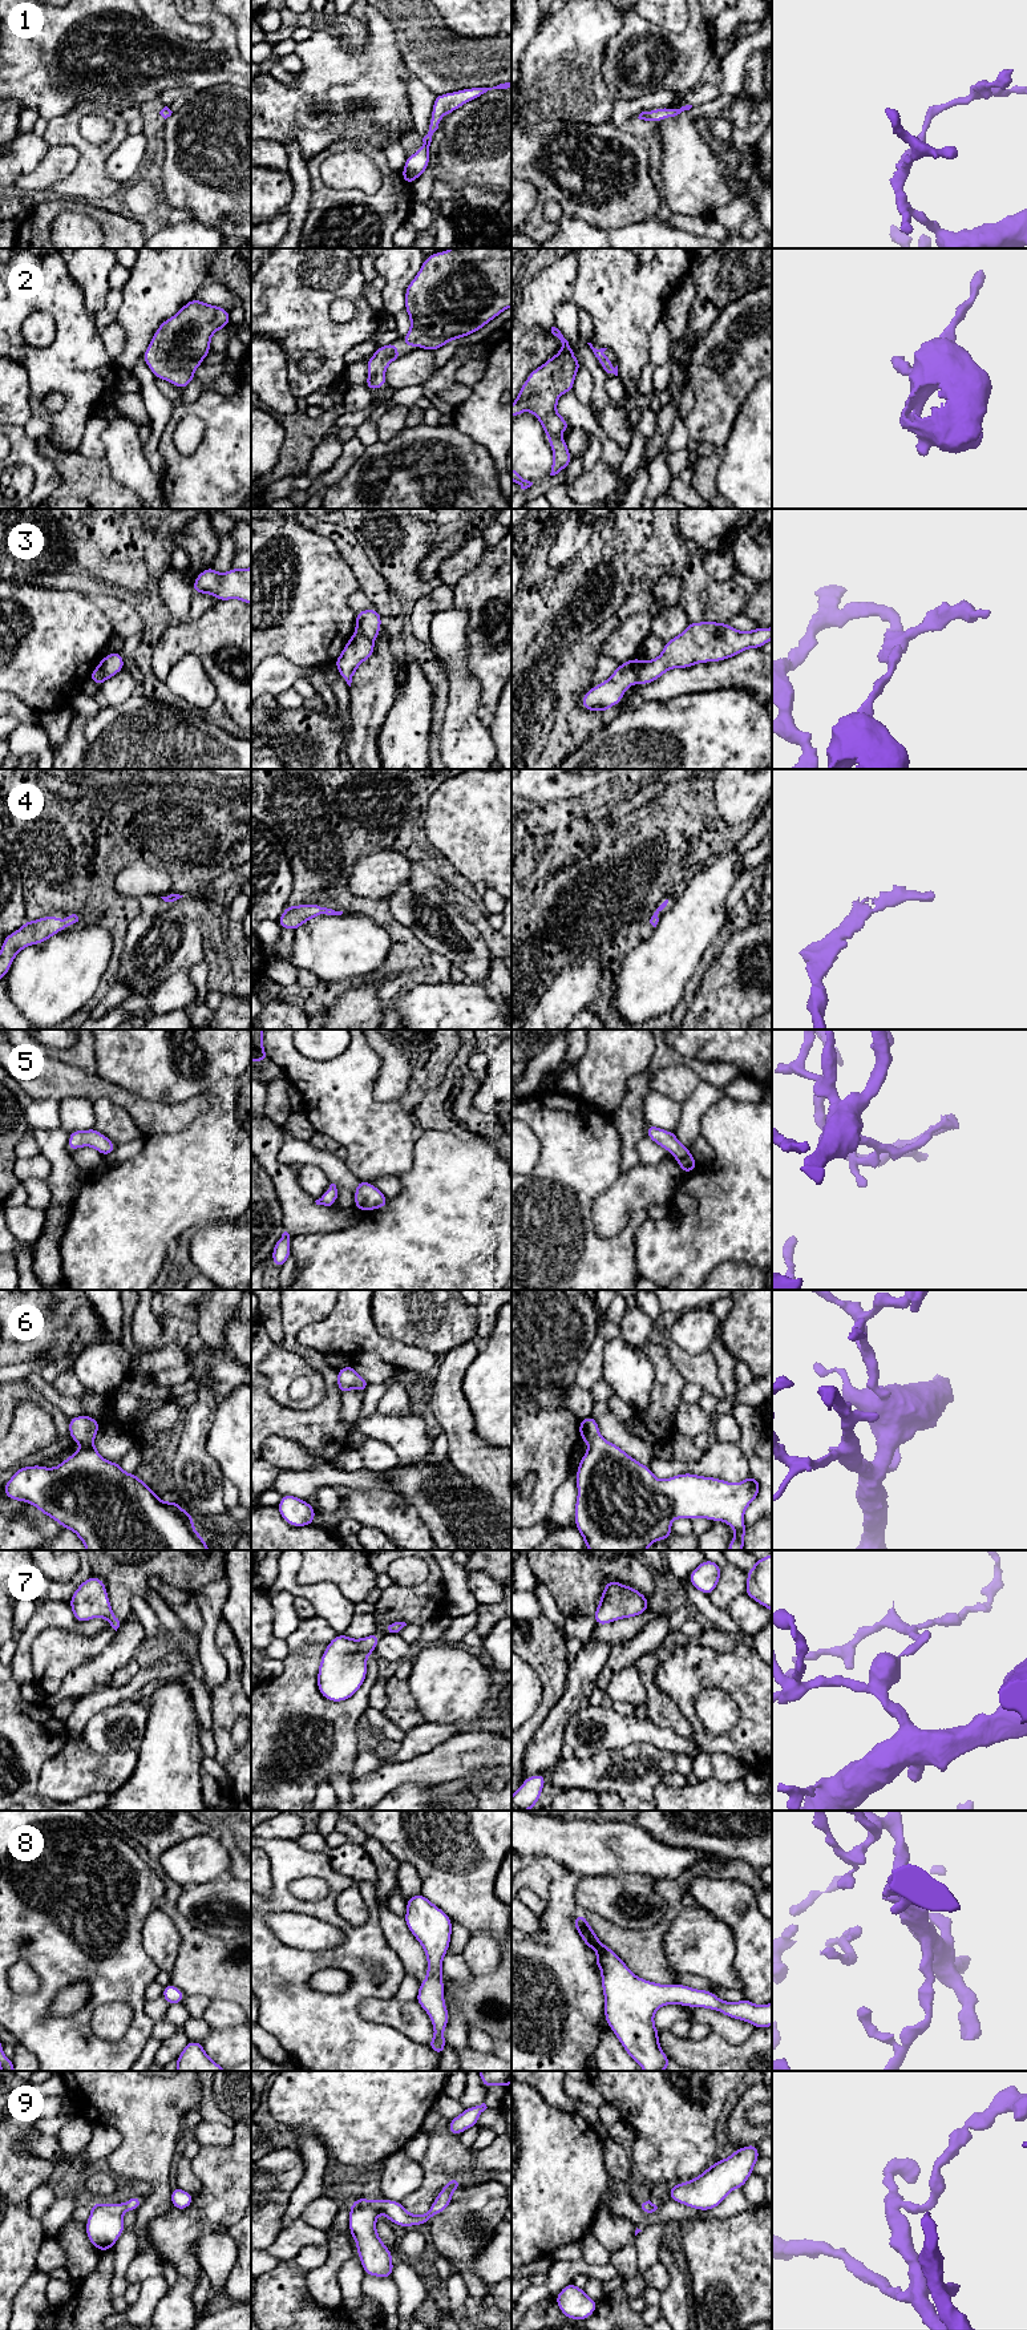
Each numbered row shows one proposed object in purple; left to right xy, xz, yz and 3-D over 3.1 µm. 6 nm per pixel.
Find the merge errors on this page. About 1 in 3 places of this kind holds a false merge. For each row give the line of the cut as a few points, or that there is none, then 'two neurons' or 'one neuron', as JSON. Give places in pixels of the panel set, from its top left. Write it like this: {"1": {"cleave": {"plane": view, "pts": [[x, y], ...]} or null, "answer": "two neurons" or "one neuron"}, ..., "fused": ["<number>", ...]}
{"1": {"cleave": null, "answer": "one neuron"}, "2": {"cleave": null, "answer": "one neuron"}, "3": {"cleave": {"plane": "yz", "pts": [[642, 662], [637, 682]]}, "answer": "two neurons"}, "4": {"cleave": null, "answer": "one neuron"}, "5": {"cleave": null, "answer": "one neuron"}, "6": {"cleave": null, "answer": "one neuron"}, "7": {"cleave": null, "answer": "one neuron"}, "8": {"cleave": null, "answer": "one neuron"}, "9": {"cleave": null, "answer": "one neuron"}, "fused": ["3"]}

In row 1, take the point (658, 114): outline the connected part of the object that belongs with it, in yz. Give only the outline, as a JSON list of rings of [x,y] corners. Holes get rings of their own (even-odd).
[[[686,105],[682,106],[680,109],[671,109],[671,108],[660,108],[660,109],[655,109],[655,110],[650,110],[650,112],[642,112],[639,114],[639,120],[644,120],[644,121],[663,121],[667,117],[675,117],[678,114],[680,114],[684,110],[690,110],[692,108],[692,105]]]

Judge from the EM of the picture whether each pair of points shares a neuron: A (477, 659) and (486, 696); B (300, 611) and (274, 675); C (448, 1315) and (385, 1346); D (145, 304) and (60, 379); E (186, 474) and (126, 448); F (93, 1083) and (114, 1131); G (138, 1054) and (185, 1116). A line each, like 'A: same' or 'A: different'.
A: same
B: different
C: different
D: different
E: different
F: different
G: different

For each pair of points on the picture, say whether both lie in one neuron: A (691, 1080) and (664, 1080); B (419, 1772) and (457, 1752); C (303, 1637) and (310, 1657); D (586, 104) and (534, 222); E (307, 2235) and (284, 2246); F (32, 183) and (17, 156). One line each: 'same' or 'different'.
A: same
B: same
C: different
D: different
E: same
F: different

